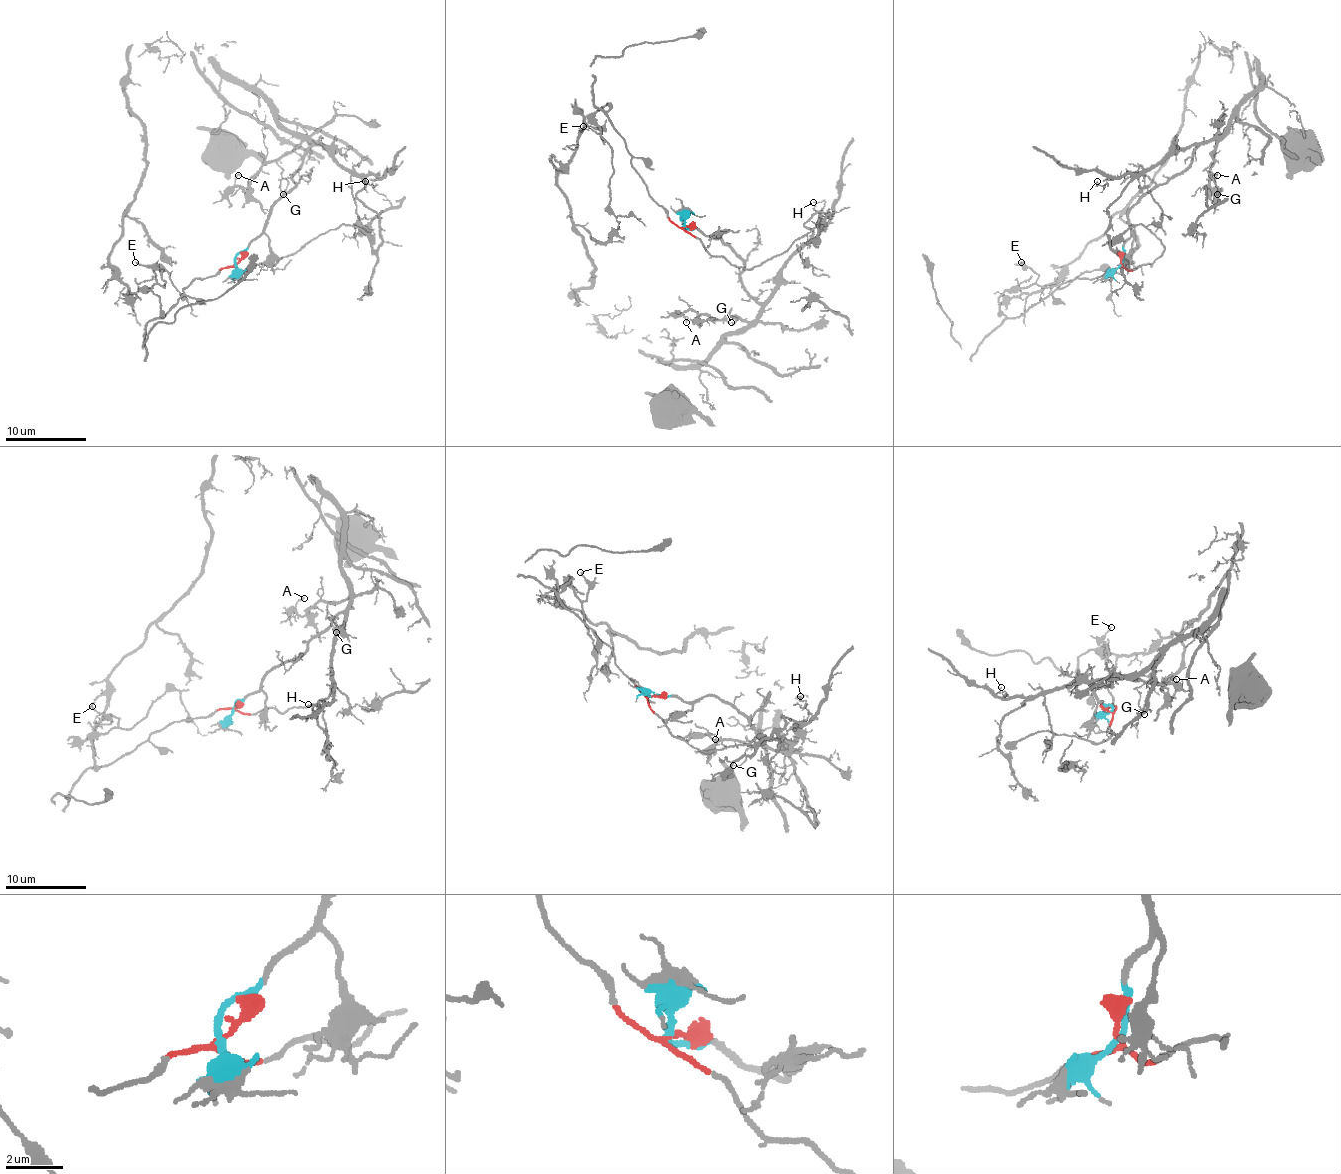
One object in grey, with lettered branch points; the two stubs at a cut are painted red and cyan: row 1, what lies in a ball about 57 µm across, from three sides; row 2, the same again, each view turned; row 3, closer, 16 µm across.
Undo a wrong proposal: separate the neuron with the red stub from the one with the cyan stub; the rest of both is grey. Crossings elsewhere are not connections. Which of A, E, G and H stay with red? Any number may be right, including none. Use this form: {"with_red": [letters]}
{"with_red": ["E"]}

